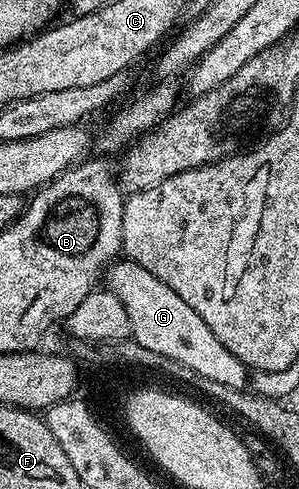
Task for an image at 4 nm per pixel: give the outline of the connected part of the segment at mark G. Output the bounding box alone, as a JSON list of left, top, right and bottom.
[107,259,247,390]

